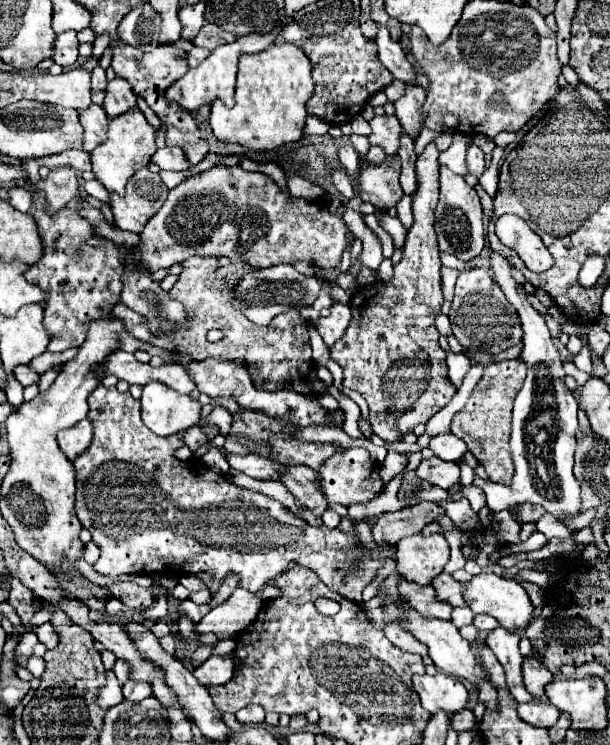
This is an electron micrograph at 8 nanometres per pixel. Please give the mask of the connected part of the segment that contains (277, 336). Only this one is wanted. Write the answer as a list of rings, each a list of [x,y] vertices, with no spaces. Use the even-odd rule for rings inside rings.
[[[197,257],[183,263],[183,273],[179,275],[179,281],[173,285],[169,295],[185,305],[191,319],[187,323],[187,329],[179,327],[173,333],[167,333],[163,337],[155,337],[149,333],[145,319],[137,313],[133,313],[129,307],[117,303],[113,307],[113,315],[119,317],[125,323],[125,329],[147,343],[159,345],[167,351],[177,353],[189,353],[197,361],[203,361],[207,357],[225,357],[225,359],[241,359],[247,365],[255,365],[259,369],[259,377],[265,381],[267,391],[281,391],[291,389],[301,395],[325,395],[327,385],[321,383],[317,377],[317,367],[311,357],[311,343],[309,343],[309,325],[299,315],[299,311],[287,311],[283,317],[275,317],[271,325],[259,327],[245,319],[241,311],[233,307],[231,295],[235,293],[233,287],[241,279],[243,273],[253,271],[245,265],[233,265],[231,261],[225,261],[225,257]],[[211,329],[221,329],[225,333],[225,339],[219,343],[209,343],[207,333]]]

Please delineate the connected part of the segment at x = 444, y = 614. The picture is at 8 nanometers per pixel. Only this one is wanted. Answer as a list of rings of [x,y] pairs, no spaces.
[[[401,579],[399,585],[401,585],[401,595],[407,597],[409,605],[415,607],[421,615],[429,615],[429,617],[437,617],[437,619],[451,619],[453,607],[445,601],[439,601],[437,593],[431,585],[417,587],[405,579]]]

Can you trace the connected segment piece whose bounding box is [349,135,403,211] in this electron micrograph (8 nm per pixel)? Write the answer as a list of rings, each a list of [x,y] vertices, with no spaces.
[[[351,135],[349,137],[357,153],[361,155],[361,171],[357,177],[357,193],[363,201],[373,203],[377,209],[387,211],[399,203],[403,197],[401,185],[399,185],[399,171],[401,171],[401,159],[399,155],[389,155],[383,165],[371,165],[365,157],[371,149],[367,137],[363,135]]]

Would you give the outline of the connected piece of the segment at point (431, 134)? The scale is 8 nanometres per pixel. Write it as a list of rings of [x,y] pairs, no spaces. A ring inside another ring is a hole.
[[[427,128],[422,129],[415,144],[414,144],[415,153],[417,155],[420,155],[424,151],[425,147],[431,141],[433,141],[435,139],[435,137],[438,137],[443,132],[444,131],[436,132],[436,131],[427,129]]]

